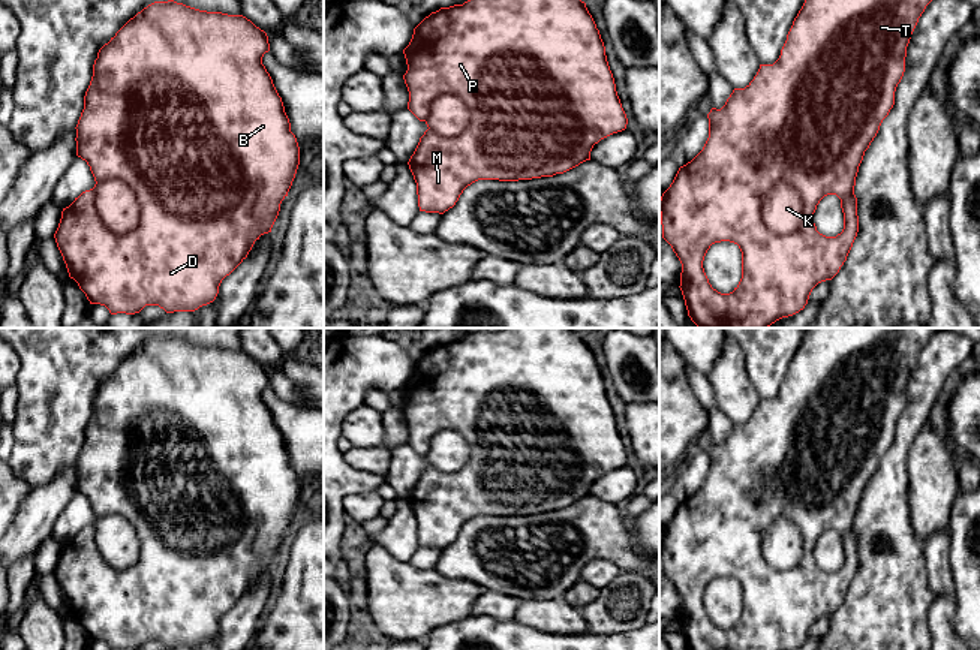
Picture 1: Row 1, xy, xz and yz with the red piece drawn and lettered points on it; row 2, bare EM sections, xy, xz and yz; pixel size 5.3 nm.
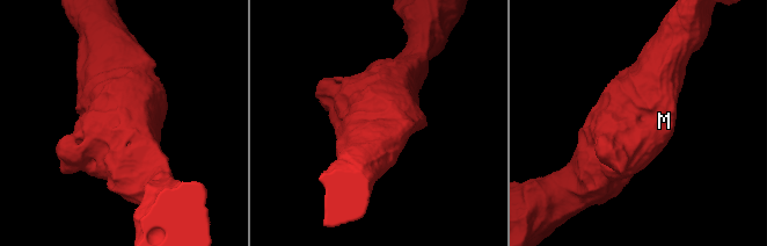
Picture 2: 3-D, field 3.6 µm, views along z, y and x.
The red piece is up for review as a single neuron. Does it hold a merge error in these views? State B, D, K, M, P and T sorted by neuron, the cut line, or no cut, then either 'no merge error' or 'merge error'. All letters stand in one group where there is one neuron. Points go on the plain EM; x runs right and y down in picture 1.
groups B D M P T / K; cut xy (96, 517), (122, 515), (132, 526), (140, 556), (131, 568); merge error

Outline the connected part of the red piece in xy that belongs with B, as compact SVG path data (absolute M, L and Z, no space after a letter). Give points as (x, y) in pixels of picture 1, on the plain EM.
M174 335L148 340L99 385L93 400L93 412L84 431L84 445L75 463L76 491L87 497L96 518L106 515L126 518L138 535L141 550L138 562L132 568L120 571L112 568L100 554L94 541L96 529L93 524L82 527L69 542L63 544L54 574L69 613L78 619L90 640L105 641L111 650L135 650L145 641L159 641L166 649L195 647L216 635L222 616L247 593L261 571L271 568L280 539L288 532L295 514L300 500L300 482L291 467L282 433L262 400L262 392L268 386L267 368L246 352L199 346Z

